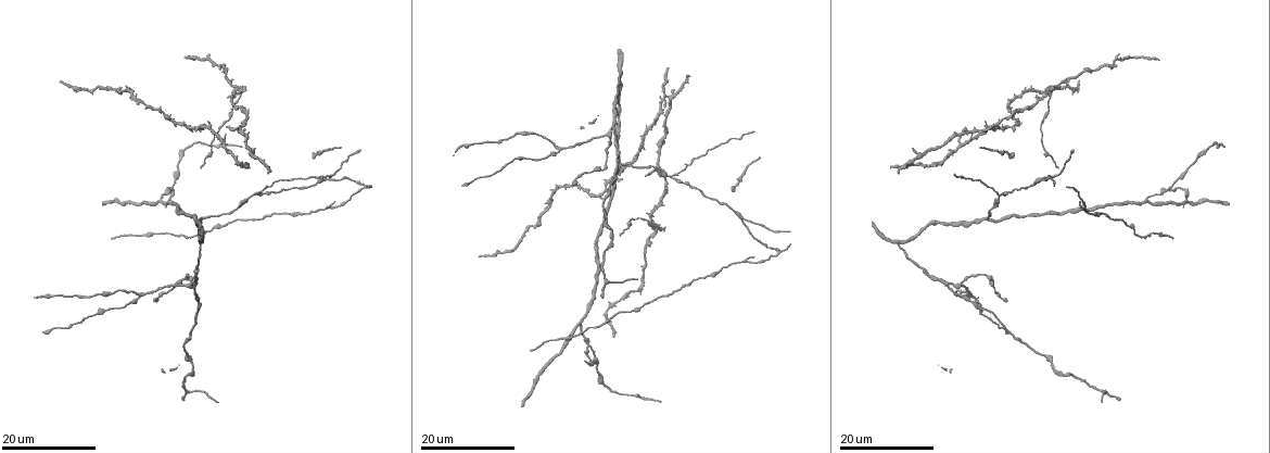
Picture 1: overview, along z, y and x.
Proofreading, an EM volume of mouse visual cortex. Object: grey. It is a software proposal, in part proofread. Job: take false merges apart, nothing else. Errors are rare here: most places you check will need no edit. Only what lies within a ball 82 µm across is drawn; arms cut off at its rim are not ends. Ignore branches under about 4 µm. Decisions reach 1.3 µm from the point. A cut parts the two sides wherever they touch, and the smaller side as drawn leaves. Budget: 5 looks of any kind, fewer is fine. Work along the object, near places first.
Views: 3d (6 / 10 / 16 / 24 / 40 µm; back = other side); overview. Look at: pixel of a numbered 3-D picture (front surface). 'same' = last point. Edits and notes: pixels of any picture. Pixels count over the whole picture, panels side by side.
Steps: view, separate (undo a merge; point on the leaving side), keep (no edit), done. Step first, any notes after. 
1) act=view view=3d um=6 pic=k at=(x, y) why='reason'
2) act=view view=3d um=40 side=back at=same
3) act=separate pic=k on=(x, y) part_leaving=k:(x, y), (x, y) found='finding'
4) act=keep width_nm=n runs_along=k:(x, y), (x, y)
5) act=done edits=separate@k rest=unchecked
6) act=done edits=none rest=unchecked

act=view view=3d um=16 pic=1 at=(671, 175) why='branch point'

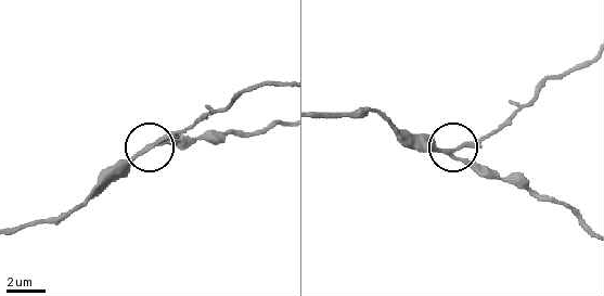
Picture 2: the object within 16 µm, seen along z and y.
act=view view=3d um=6 pic=2 at=(455, 152)

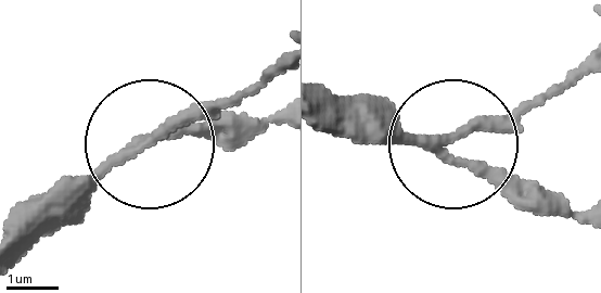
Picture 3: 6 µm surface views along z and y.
act=view view=3d um=6 side=back pic=3 at=(152, 137)

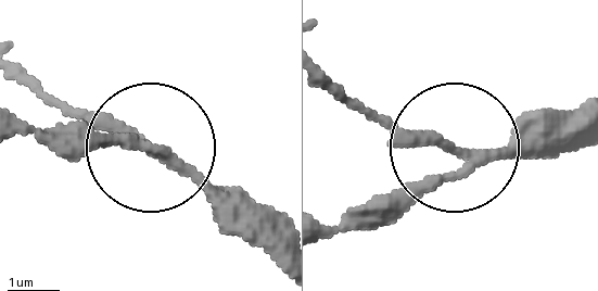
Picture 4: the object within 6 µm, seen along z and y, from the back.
act=keep width_nm=200 runs_along=4:(585, 109), (482, 148), (430, 148), (330, 87) found='continuous, no second neuron'

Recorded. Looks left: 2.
act=view view=3d um=24 pic=1 at=(325, 179) why='three-way junction'

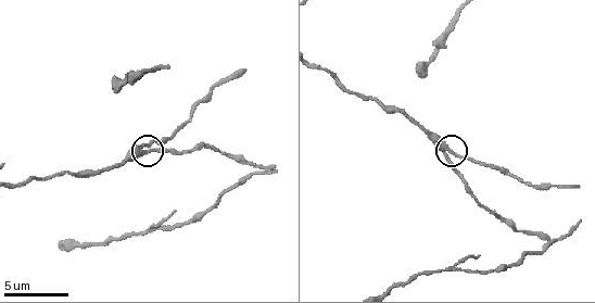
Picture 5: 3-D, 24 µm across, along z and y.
act=view view=3d um=10 pic=5 at=(144, 149) why='closer look'

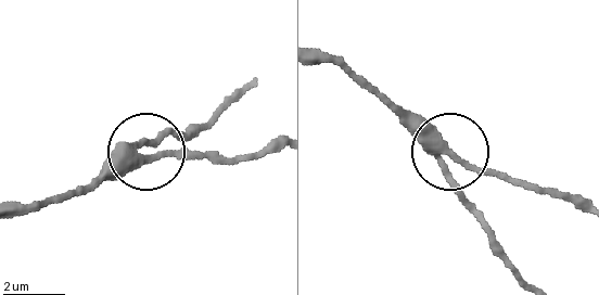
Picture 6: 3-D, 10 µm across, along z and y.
act=keep runs_along=6:(13, 212), (122, 178), (142, 159), (145, 141), (181, 133) found='all the same neuron'

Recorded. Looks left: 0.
act=done edits=none rest=unchecked

